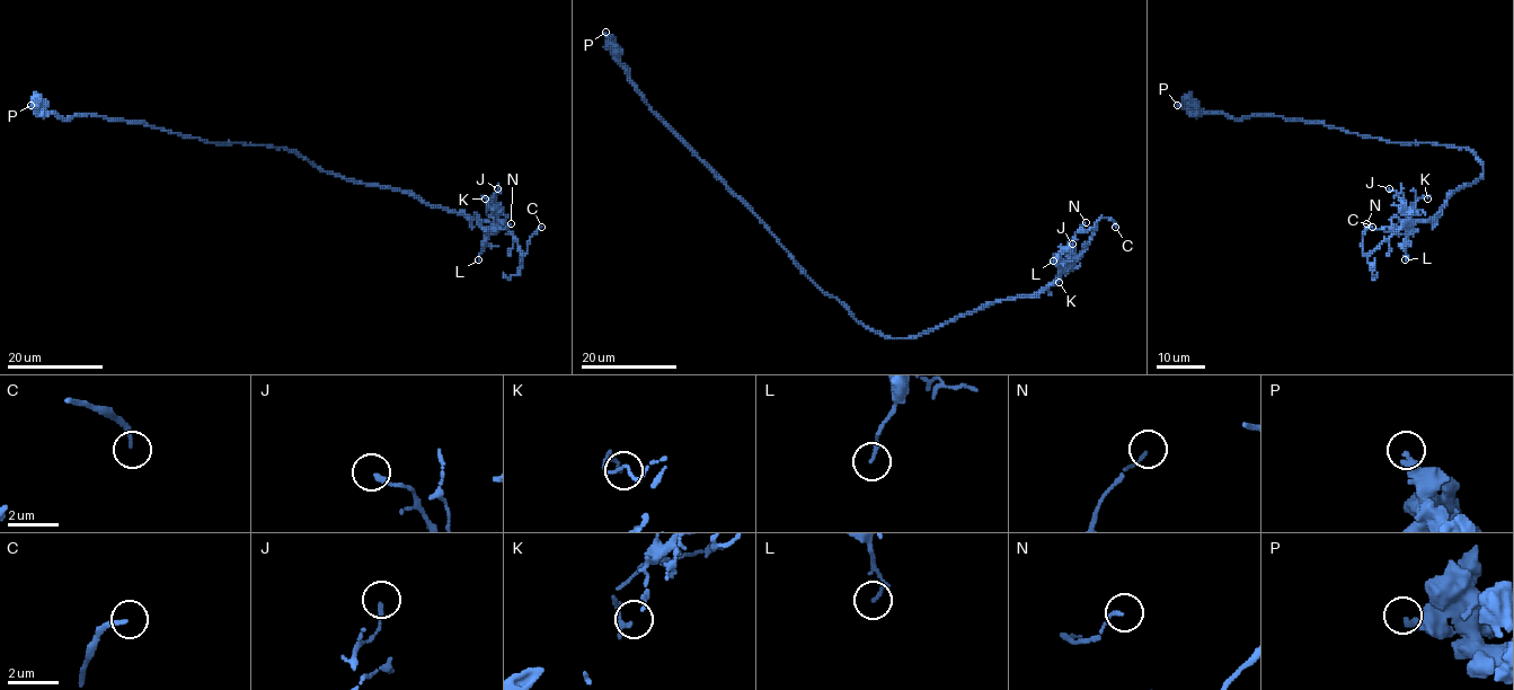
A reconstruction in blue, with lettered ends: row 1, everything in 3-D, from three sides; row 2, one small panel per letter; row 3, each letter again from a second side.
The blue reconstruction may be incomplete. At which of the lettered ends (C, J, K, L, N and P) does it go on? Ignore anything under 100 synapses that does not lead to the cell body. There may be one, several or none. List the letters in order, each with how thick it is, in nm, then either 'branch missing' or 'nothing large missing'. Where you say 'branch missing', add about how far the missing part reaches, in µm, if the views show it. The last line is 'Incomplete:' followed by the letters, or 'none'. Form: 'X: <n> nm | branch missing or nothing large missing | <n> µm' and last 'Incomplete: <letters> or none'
C: 160 nm | branch missing | 8 µm
J: 190 nm | nothing large missing
K: 160 nm | nothing large missing
L: 150 nm | nothing large missing
N: 120 nm | nothing large missing
P: 280 nm | nothing large missing
Incomplete: C

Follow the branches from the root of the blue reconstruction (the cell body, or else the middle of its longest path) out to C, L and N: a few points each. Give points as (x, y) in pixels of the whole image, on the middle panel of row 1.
C: (847, 310), (887, 336), (913, 337), (992, 302), (1038, 295), (1083, 251), (1103, 218), (1115, 227)
L: (847, 310), (887, 336), (913, 337), (992, 302), (1038, 295), (1067, 267), (1053, 261)
N: (847, 310), (859, 321), (887, 336), (913, 337), (992, 302), (1038, 295), (1073, 259), (1071, 244), (1086, 222)

